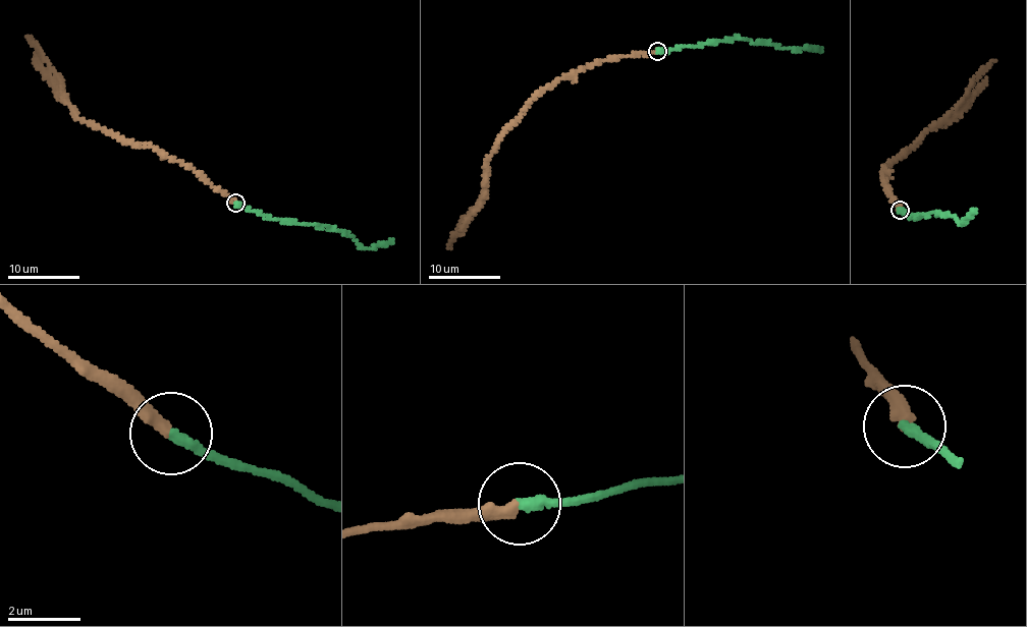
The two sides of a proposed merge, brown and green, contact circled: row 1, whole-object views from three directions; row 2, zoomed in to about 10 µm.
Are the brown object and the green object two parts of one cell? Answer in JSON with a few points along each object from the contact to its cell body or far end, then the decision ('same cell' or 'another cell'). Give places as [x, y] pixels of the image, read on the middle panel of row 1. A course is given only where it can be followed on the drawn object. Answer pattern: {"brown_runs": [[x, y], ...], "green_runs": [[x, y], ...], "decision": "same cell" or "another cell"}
{"brown_runs": [[656, 51], [610, 57], [558, 78], [532, 100], [503, 133], [488, 162], [485, 189], [450, 247]], "green_runs": [[656, 51], [736, 38], [798, 50], [821, 49]], "decision": "same cell"}

